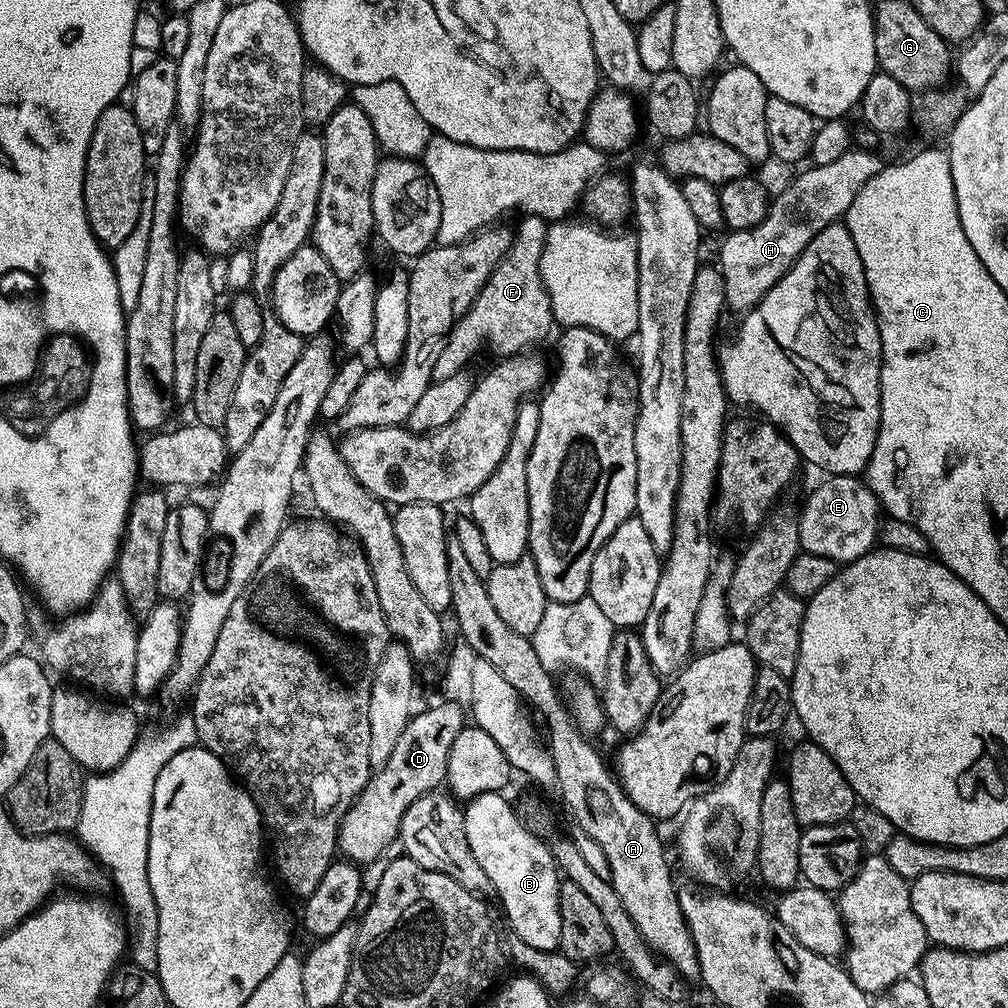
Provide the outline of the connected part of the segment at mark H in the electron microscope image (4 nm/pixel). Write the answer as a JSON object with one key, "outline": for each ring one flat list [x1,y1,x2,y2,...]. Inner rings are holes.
{"outline":[[850,150,838,158,835,162,830,162,830,166,808,166,808,169,781,194,773,199,770,204,768,217,754,228,747,228,742,232,729,231,728,237,724,240,724,245,720,248,720,265,718,271,724,280,724,298,729,309,732,308,739,314,747,314,753,308,758,307,764,300,768,292,772,291,782,277,796,265,796,259,810,246,810,242,816,236,821,235,824,229,831,224,843,221,847,217,850,206,854,198,874,178,881,170,882,163,872,150]]}

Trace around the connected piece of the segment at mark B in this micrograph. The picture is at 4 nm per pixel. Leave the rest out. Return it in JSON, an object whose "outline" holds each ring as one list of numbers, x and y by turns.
{"outline":[[487,792,467,801,463,809,466,842,486,870,492,892,504,907,504,916,513,928,515,939,534,946,534,950,555,952,562,938,562,914,558,890,562,877,552,857,552,849,521,822,517,809,508,805,507,795]]}

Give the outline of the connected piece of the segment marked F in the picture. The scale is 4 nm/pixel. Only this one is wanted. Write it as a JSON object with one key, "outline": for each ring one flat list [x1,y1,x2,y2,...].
{"outline":[[525,215,522,220,524,221,521,222,520,229,518,227,515,229,512,246,507,255,504,256,504,261,497,266,494,274,490,274,486,286,478,294,478,298,473,302,470,311,461,320,457,320,456,327,453,328,451,336,448,337,439,362,439,367,445,373,459,373,463,369,460,367,470,363,472,356,478,355,487,344,497,352,497,357,500,358,523,353,525,350,531,349,528,348,531,344,546,339,548,331,554,328,550,298,546,294,544,283,540,277,540,259,546,242,548,224,540,216]]}

